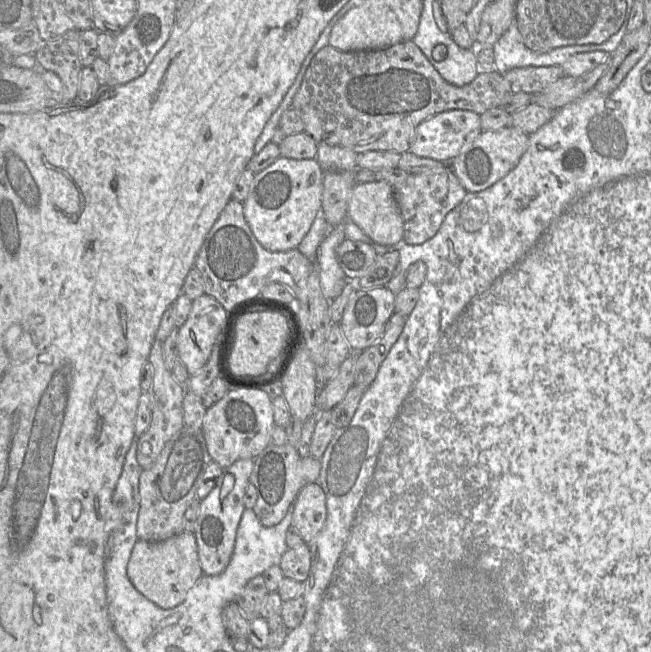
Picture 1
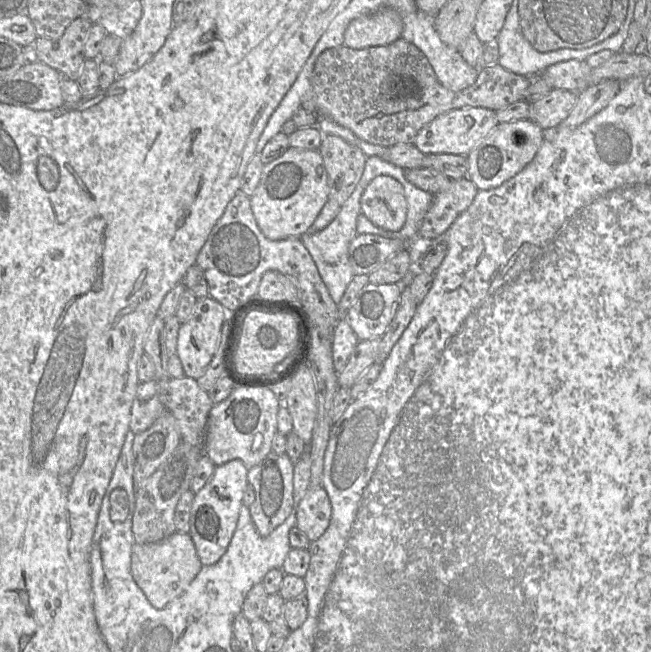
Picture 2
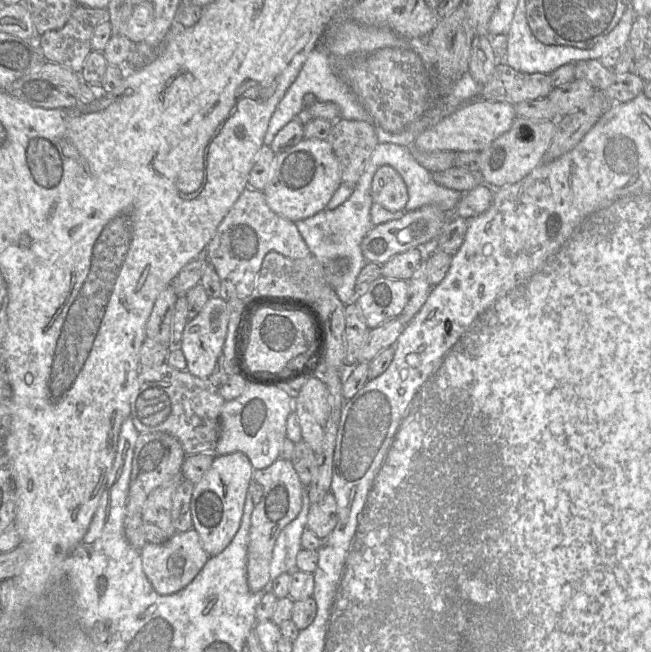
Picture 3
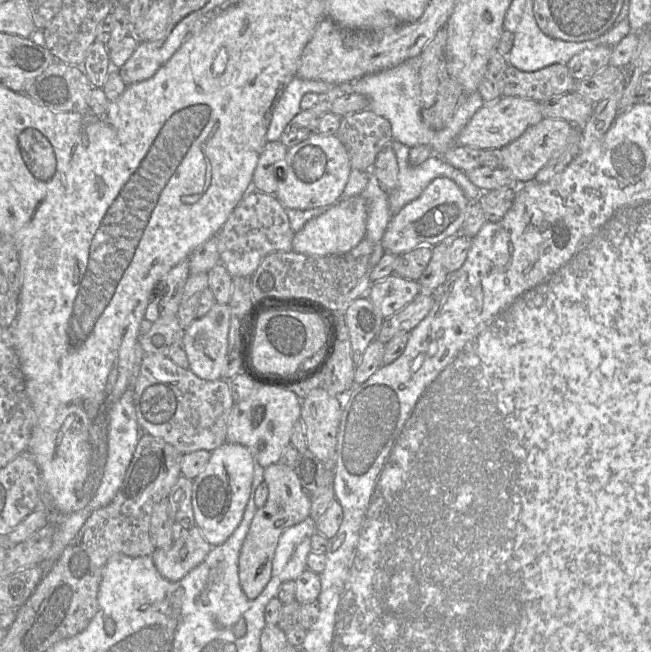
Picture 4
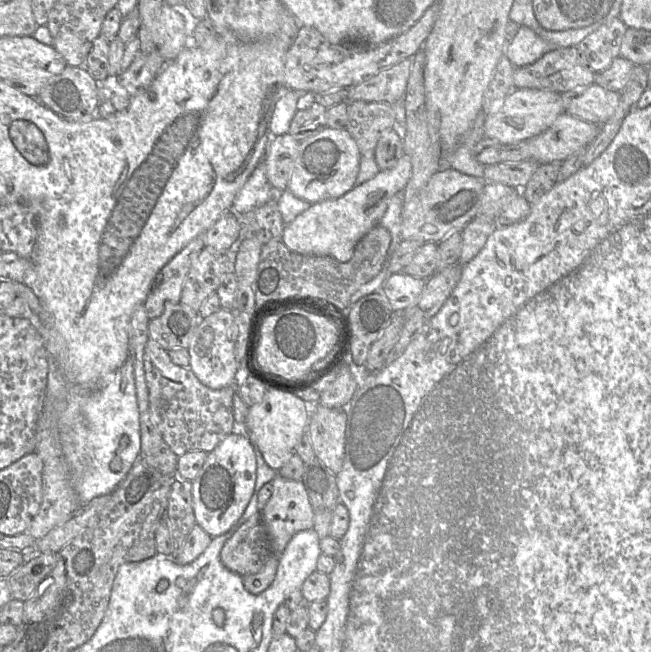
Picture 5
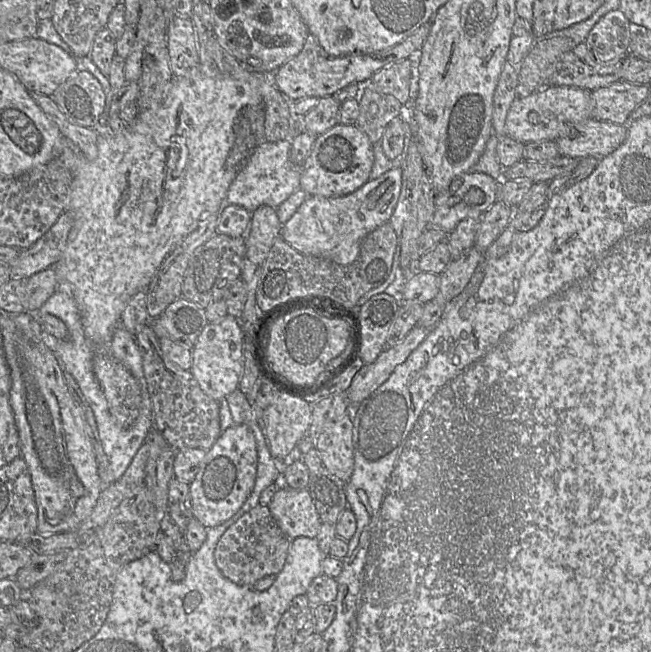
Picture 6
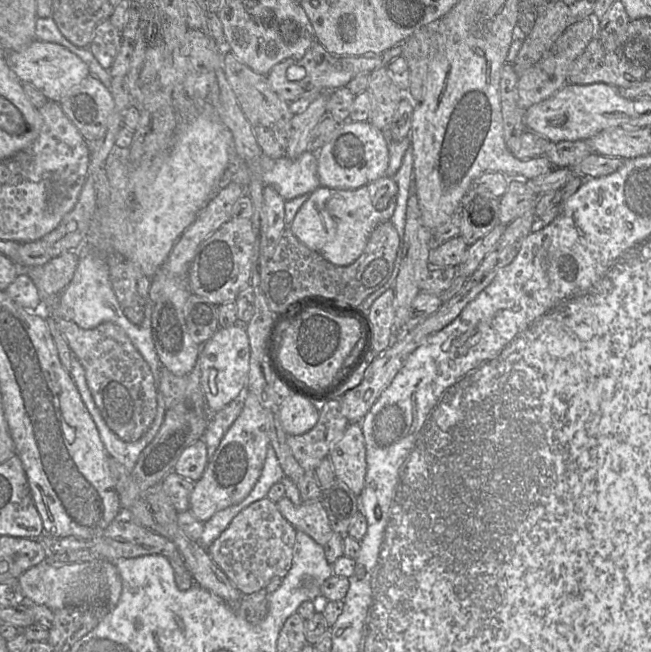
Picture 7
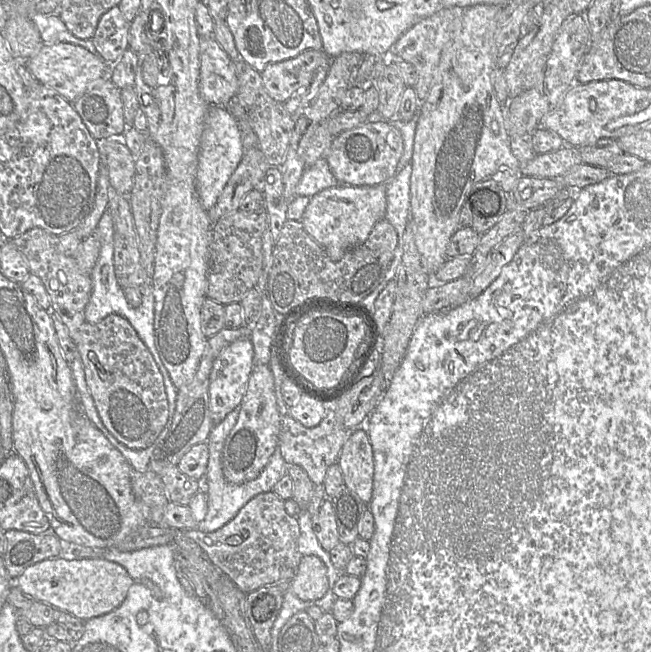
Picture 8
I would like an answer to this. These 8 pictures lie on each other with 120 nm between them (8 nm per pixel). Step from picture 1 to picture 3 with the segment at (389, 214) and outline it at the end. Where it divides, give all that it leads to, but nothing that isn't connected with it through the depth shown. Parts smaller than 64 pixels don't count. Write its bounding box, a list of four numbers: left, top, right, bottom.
[371,166,408,212]

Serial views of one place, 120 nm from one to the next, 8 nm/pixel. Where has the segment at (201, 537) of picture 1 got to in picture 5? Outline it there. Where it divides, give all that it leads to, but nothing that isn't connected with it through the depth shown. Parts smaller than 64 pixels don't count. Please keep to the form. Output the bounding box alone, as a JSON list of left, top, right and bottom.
[192,432,256,537]

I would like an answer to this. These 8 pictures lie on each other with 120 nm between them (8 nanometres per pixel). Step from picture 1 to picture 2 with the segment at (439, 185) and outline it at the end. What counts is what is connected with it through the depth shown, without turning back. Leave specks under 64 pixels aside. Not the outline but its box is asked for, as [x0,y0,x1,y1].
[419,178,478,239]

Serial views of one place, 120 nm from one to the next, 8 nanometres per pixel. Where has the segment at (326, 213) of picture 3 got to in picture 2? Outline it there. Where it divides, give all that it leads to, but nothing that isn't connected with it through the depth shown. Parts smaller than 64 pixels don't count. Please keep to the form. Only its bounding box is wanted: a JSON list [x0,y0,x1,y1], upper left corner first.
[301,179,367,305]

